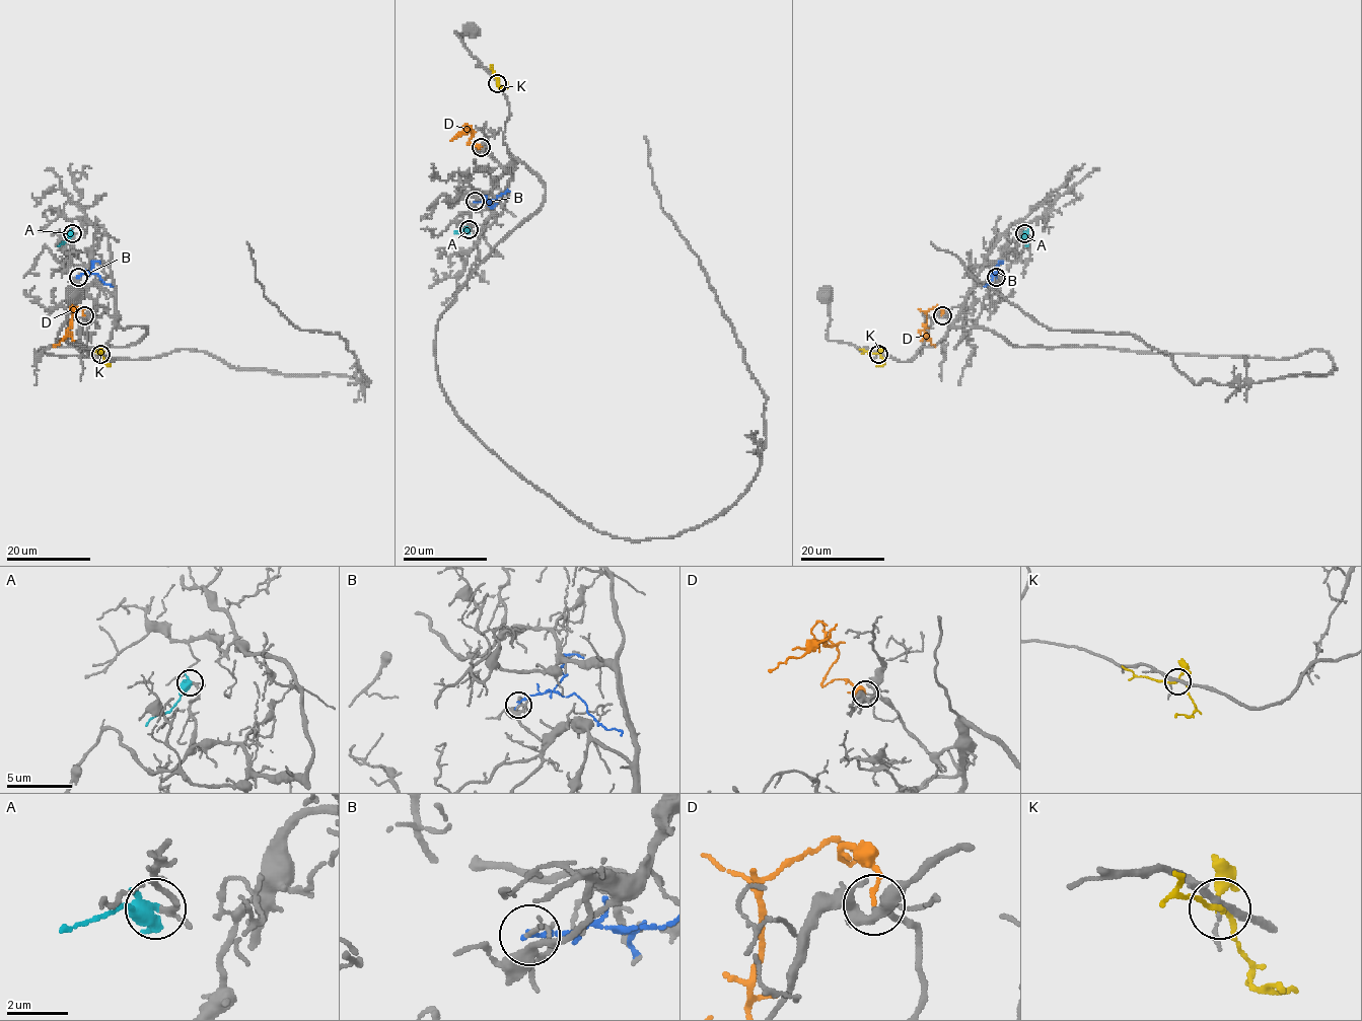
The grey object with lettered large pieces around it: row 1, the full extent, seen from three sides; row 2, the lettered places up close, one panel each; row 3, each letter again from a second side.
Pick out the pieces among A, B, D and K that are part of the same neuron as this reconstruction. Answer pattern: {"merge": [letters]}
{"merge": ["A", "D"]}

